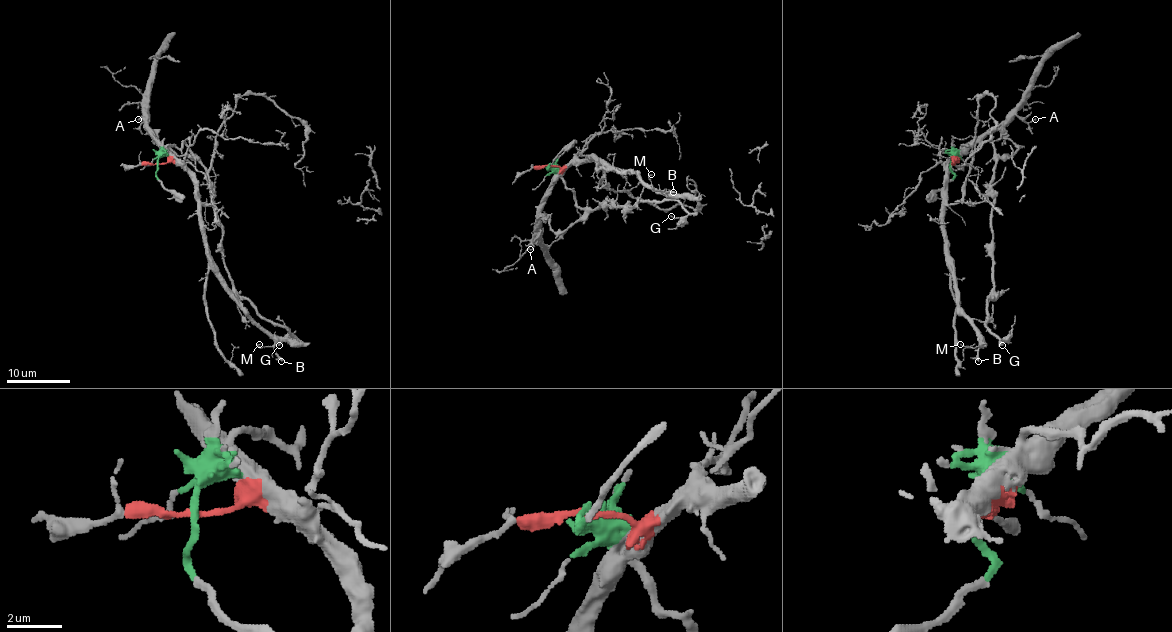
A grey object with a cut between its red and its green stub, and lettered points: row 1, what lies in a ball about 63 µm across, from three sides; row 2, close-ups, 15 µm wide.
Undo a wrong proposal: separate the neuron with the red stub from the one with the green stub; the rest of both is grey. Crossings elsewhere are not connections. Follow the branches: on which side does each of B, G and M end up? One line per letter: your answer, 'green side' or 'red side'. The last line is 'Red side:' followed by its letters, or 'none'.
B: red side
G: green side
M: red side
Red side: B, M

